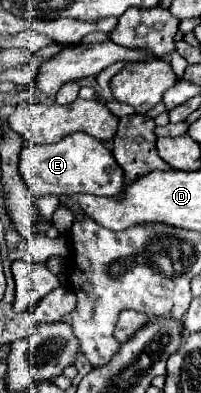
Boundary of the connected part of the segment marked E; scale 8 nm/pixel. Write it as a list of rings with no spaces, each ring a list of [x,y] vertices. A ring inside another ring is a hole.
[[[73,132],[61,138],[57,144],[25,144],[19,156],[19,170],[21,176],[33,196],[69,196],[69,194],[95,194],[95,196],[119,196],[125,186],[123,170],[113,160],[111,150],[93,136],[83,132]],[[113,166],[113,170],[111,170]]]

